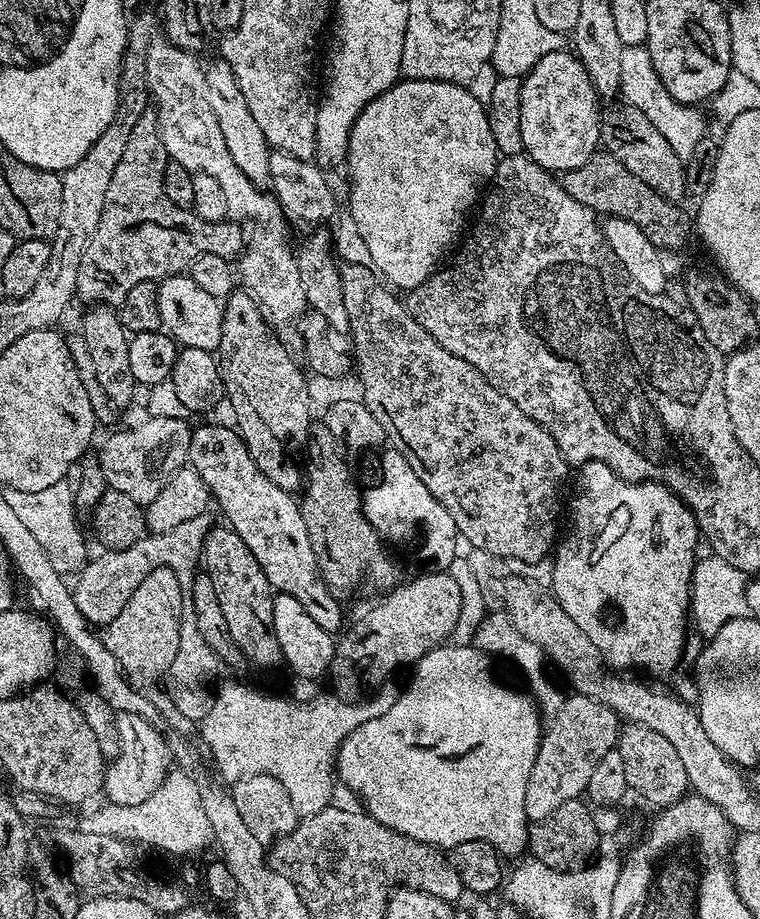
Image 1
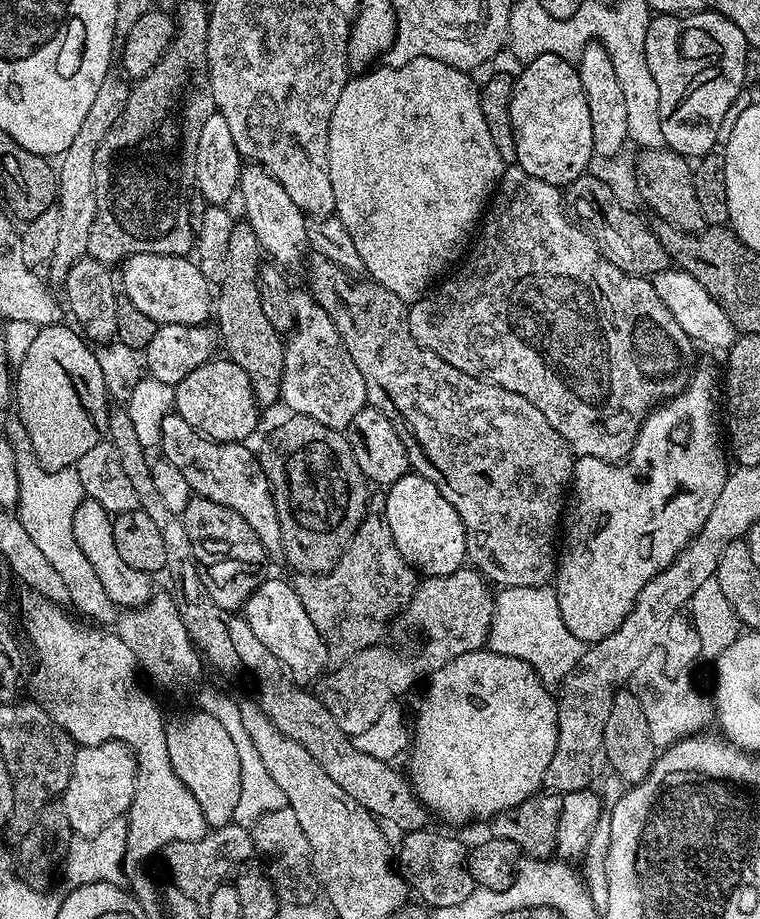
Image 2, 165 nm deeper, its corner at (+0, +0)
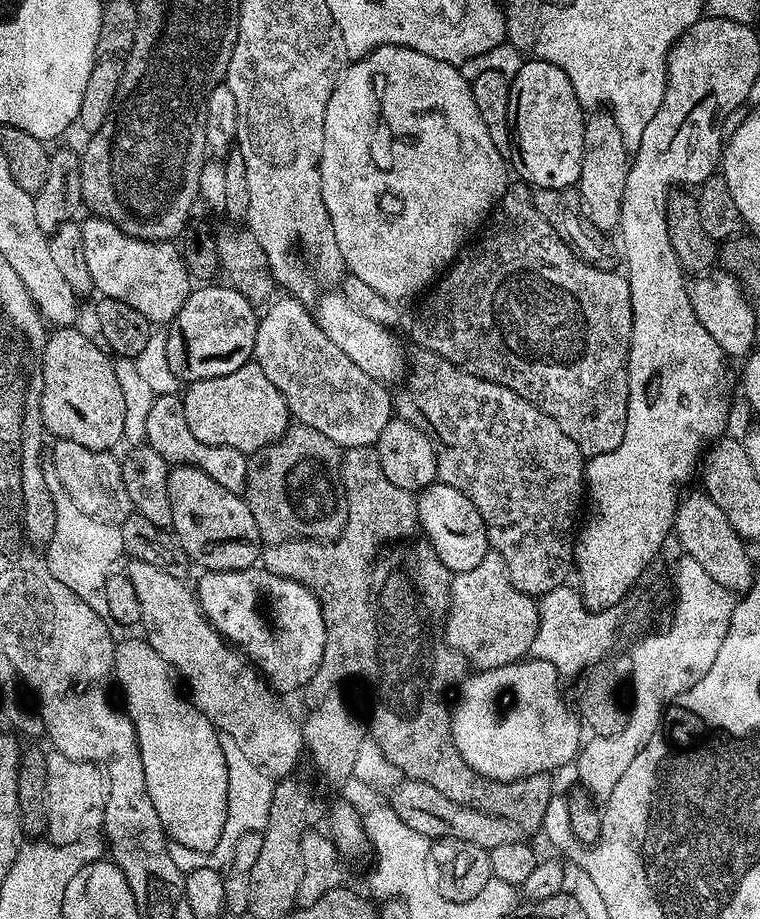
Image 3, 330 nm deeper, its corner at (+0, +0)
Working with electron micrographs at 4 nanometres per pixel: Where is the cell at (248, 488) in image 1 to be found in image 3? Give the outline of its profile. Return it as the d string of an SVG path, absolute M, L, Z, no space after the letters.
M179 395L157 396L154 406L150 406L150 414L146 417L146 444L154 449L168 465L185 464L191 468L202 470L202 474L210 474L214 482L226 486L226 490L243 493L248 486L249 457L236 449L224 445L206 445L194 438L186 414L183 412L184 401Z

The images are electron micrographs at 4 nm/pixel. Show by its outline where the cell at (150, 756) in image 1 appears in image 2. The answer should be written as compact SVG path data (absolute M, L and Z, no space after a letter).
M107 740L76 749L73 772L62 797L67 821L77 836L95 836L104 826L124 816L136 796L136 756L121 740Z

